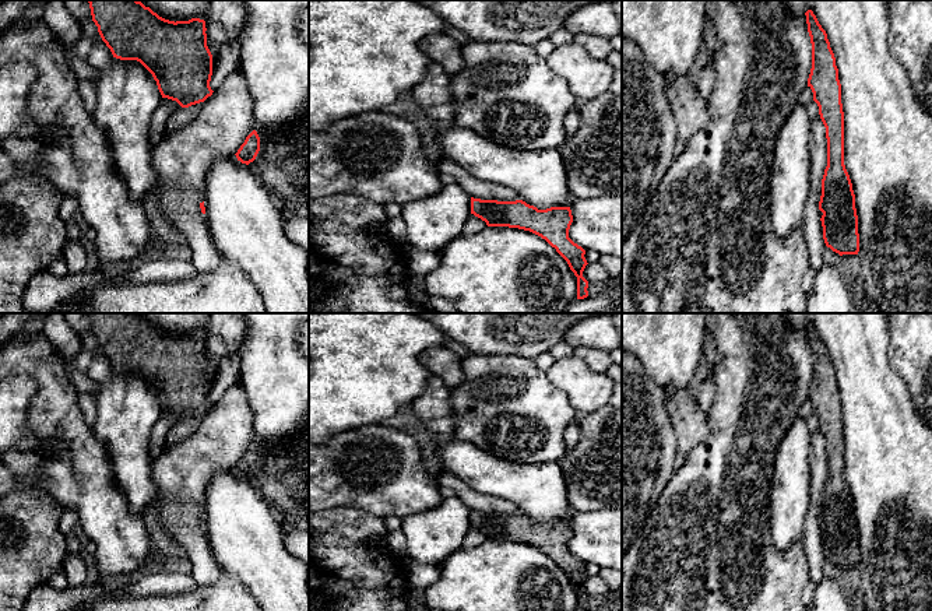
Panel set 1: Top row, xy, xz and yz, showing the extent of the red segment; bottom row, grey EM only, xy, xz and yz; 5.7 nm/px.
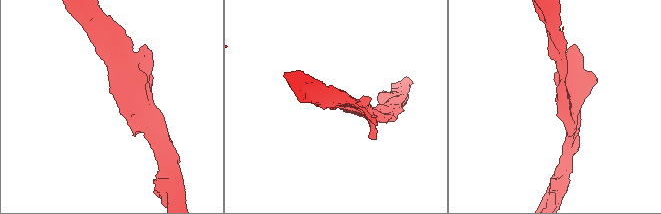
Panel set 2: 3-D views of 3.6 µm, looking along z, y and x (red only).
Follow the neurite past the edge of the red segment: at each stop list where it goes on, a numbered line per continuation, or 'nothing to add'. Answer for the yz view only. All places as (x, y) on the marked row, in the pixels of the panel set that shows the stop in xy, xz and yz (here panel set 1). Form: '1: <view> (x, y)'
nothing to add

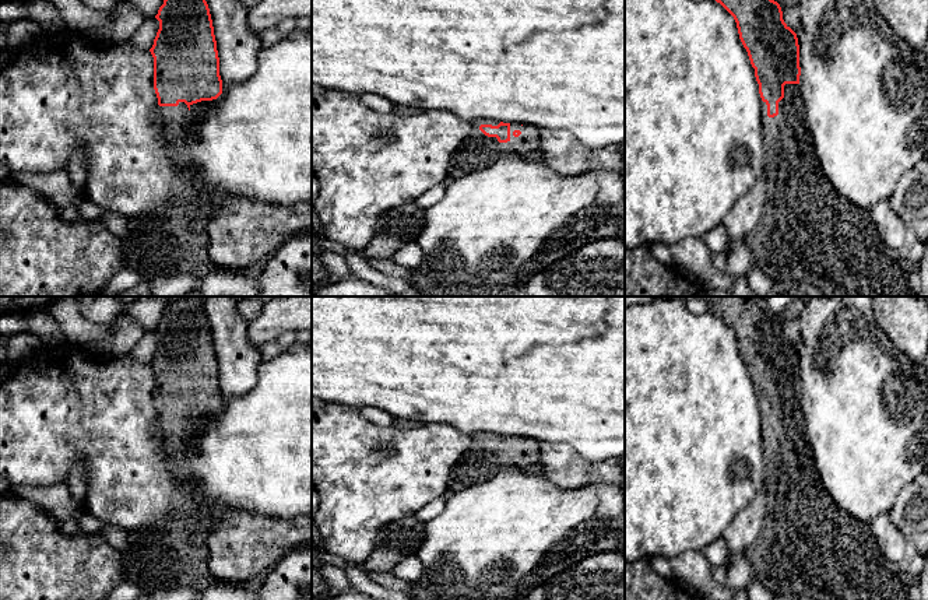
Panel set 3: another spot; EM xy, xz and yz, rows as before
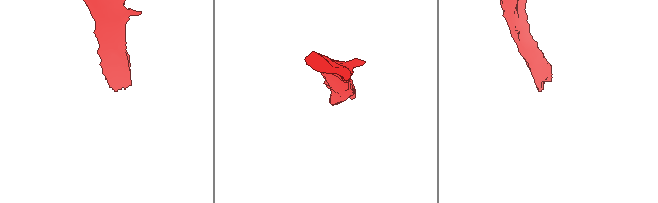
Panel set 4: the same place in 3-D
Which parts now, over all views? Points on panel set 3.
1: xz (477, 151)

